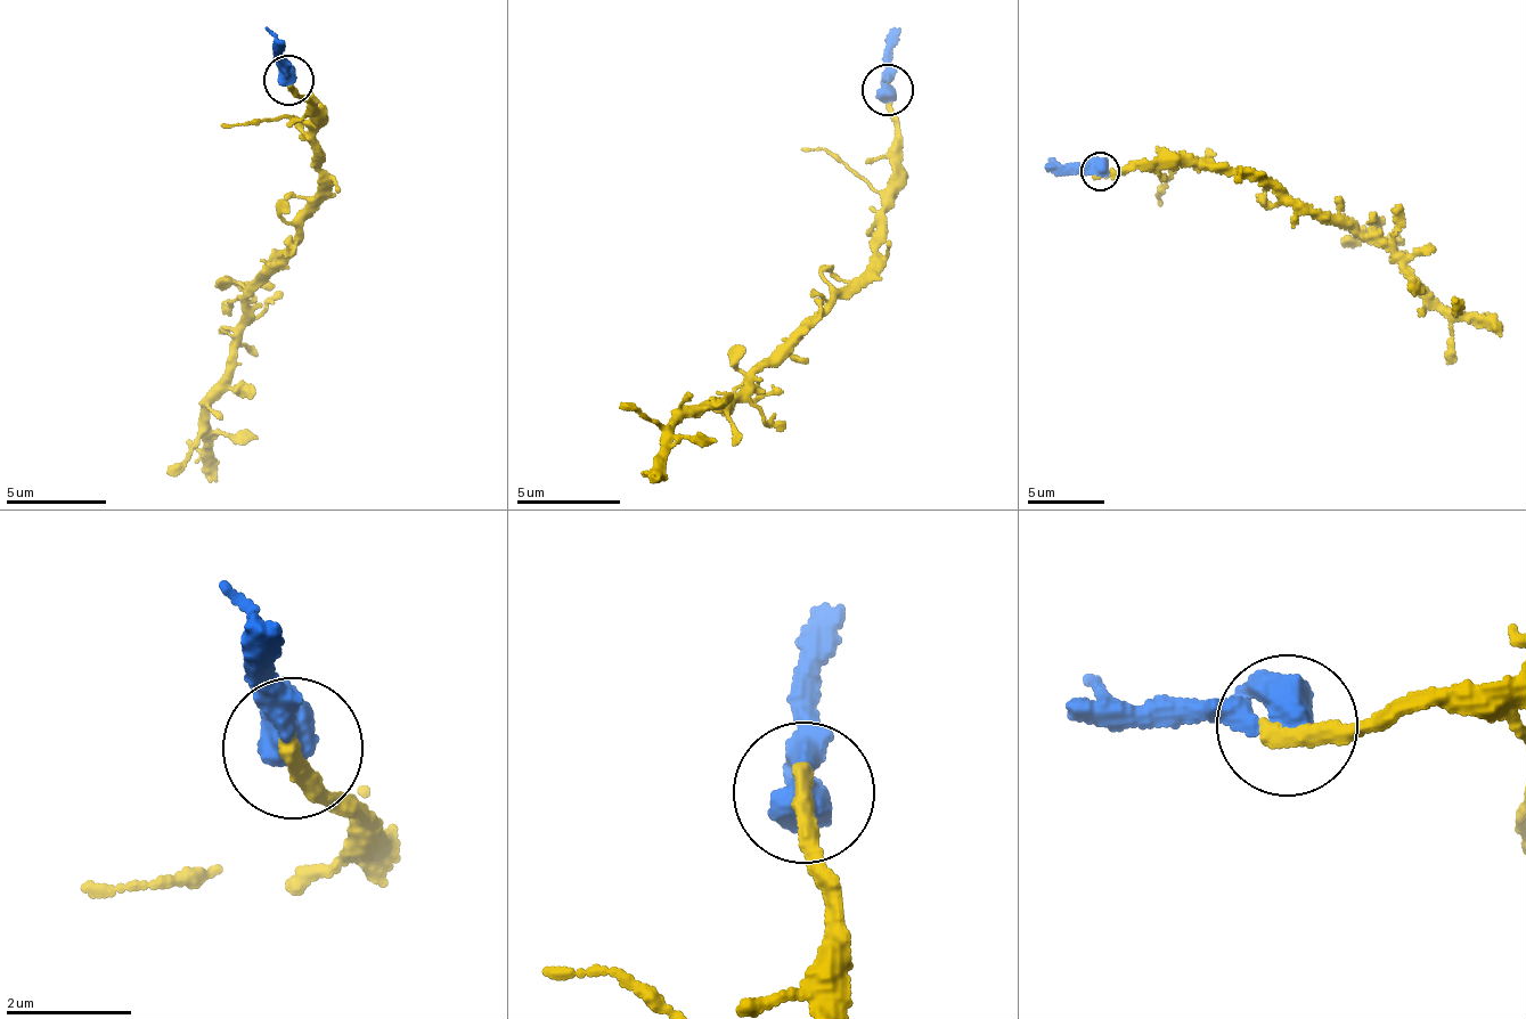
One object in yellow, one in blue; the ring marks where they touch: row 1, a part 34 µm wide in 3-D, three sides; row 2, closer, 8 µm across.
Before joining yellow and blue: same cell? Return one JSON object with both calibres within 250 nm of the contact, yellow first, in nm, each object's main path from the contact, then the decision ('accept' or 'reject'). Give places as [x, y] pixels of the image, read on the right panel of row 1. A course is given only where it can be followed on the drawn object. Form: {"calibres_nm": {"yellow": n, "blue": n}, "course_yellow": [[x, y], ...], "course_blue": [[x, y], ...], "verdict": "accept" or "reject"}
{"calibres_nm": {"yellow": 280, "blue": 650}, "course_yellow": [[1101, 172], [1183, 162], [1263, 176], [1294, 204], [1348, 219], [1404, 266], [1445, 309], [1476, 312], [1500, 335]], "course_blue": [[1101, 172], [1063, 169], [1050, 160]], "verdict": "accept"}

